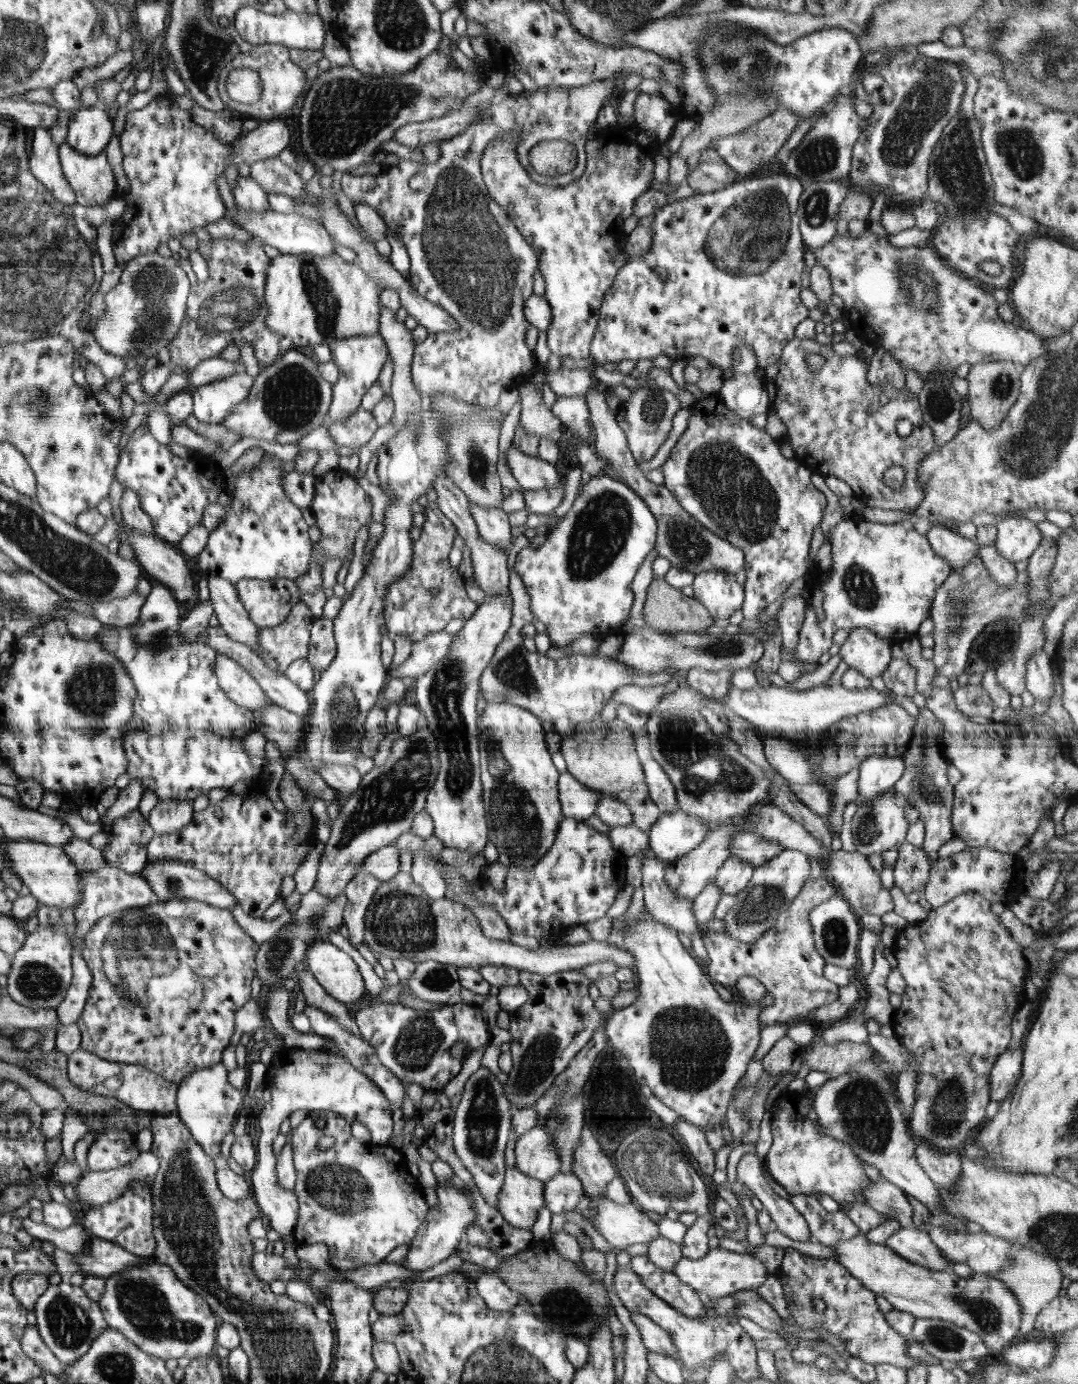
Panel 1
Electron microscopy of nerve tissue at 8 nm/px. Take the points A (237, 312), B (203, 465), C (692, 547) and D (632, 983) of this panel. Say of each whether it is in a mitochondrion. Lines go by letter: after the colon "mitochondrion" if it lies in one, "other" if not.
A: mitochondrion
B: other
C: mitochondrion
D: other

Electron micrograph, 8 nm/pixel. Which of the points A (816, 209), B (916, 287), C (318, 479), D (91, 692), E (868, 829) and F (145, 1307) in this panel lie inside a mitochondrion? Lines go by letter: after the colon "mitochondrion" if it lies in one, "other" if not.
A: mitochondrion
B: mitochondrion
C: other
D: mitochondrion
E: mitochondrion
F: mitochondrion

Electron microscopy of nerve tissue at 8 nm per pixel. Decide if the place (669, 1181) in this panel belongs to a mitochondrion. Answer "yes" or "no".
yes

